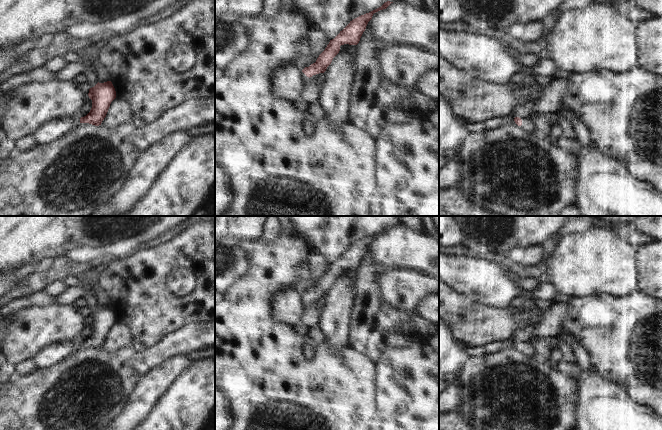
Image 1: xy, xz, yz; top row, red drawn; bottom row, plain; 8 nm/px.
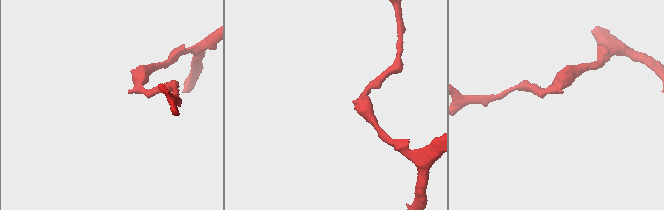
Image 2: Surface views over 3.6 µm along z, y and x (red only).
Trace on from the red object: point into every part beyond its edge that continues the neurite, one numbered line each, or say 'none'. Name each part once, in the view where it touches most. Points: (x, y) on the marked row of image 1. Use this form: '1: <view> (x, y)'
1: xz (310, 86)

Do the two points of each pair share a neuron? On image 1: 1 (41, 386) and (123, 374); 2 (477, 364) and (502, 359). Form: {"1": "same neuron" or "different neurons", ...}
{"1": "same neuron", "2": "same neuron"}

